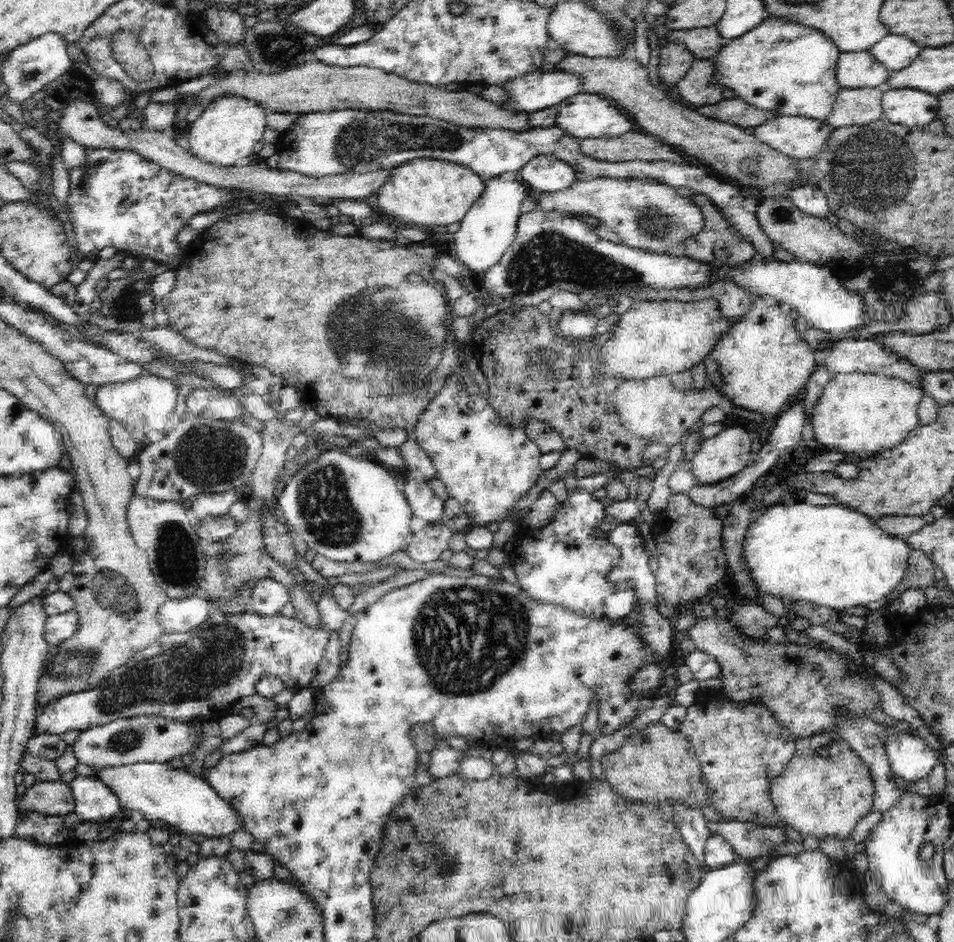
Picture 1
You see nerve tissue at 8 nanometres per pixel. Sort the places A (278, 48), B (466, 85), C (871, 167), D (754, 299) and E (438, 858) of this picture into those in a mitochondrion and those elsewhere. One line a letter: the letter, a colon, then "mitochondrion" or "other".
A: mitochondrion
B: other
C: mitochondrion
D: other
E: mitochondrion

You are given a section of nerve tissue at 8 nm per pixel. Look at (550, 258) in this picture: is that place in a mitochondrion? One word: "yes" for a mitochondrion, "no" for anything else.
yes

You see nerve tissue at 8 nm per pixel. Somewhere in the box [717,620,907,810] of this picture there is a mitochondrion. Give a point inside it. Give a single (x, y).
(796, 660)

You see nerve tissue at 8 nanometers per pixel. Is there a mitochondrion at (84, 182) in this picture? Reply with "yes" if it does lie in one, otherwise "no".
yes

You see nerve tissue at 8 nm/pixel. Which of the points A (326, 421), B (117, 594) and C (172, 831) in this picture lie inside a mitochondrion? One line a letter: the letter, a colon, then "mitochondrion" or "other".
A: other
B: mitochondrion
C: other

